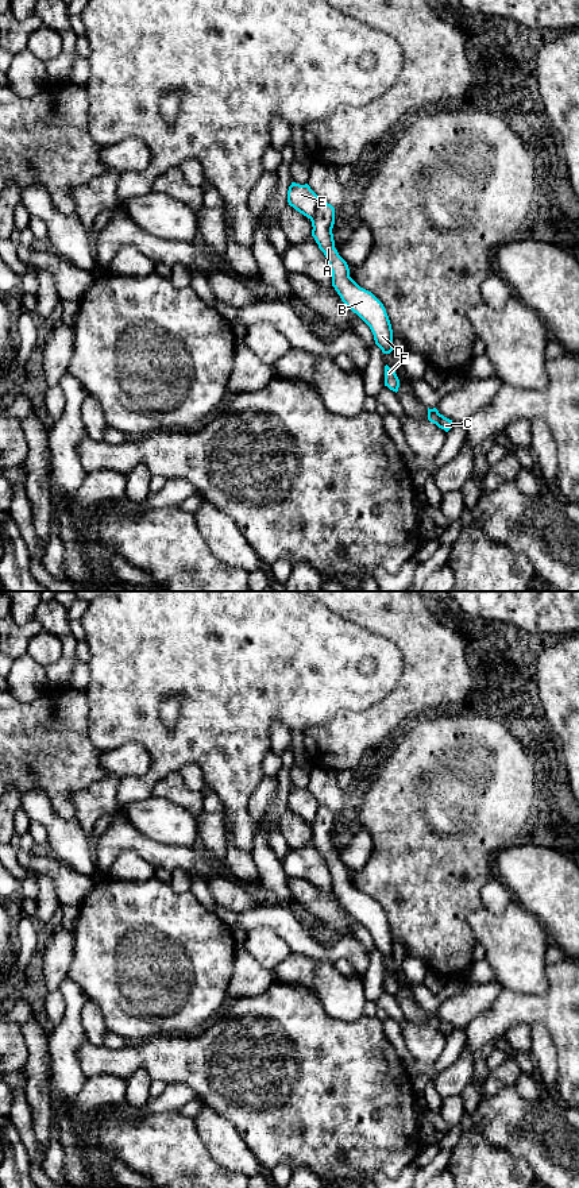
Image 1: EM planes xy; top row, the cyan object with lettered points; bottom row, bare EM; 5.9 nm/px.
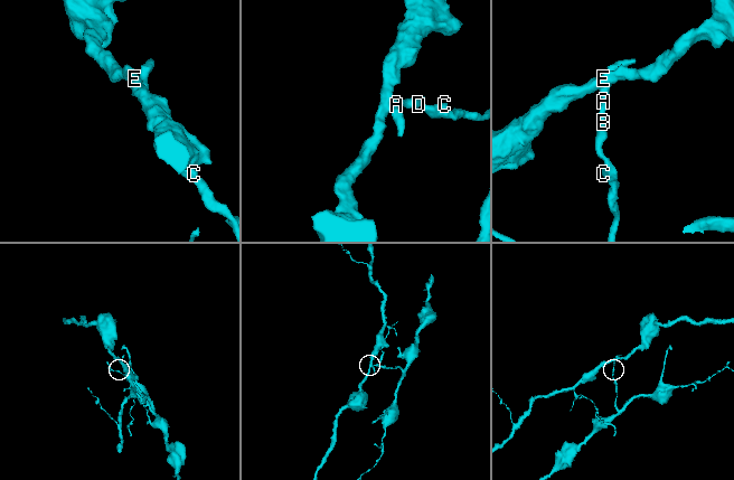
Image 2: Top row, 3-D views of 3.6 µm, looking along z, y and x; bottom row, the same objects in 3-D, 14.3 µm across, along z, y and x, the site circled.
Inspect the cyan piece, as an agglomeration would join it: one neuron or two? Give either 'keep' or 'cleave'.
cleave

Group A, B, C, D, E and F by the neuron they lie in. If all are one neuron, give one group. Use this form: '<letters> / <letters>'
A B C D F / E

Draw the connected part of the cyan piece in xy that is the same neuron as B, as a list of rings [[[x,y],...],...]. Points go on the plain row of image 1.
[[[325,805],[319,809],[312,826],[312,841],[324,857],[332,876],[332,891],[341,906],[356,918],[371,934],[375,949],[383,958],[393,956],[393,934],[383,909],[368,895],[360,892],[351,882],[347,867],[335,853],[332,833],[335,813]]]

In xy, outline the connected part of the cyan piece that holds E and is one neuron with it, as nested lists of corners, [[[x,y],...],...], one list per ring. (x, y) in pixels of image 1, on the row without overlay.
[[[292,787],[287,795],[287,807],[304,821],[312,824],[319,809],[319,802],[308,788],[300,790]]]

